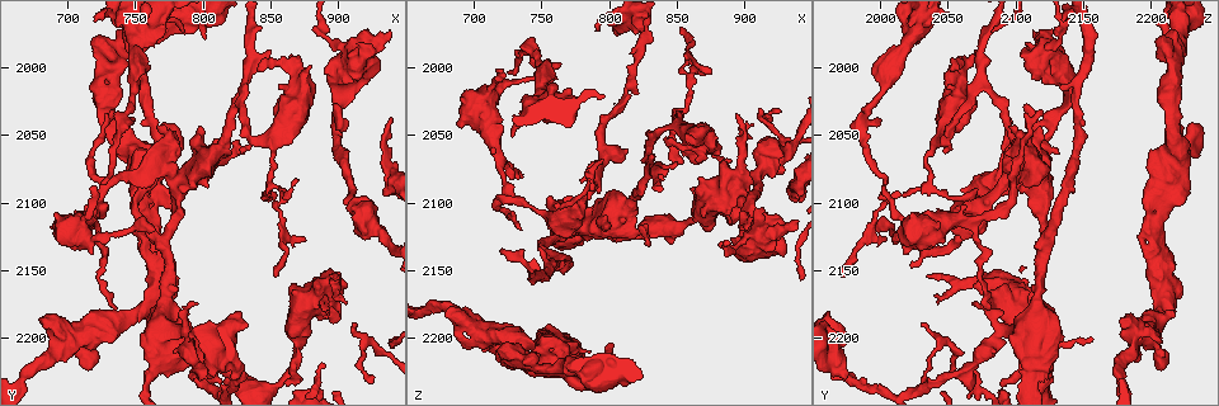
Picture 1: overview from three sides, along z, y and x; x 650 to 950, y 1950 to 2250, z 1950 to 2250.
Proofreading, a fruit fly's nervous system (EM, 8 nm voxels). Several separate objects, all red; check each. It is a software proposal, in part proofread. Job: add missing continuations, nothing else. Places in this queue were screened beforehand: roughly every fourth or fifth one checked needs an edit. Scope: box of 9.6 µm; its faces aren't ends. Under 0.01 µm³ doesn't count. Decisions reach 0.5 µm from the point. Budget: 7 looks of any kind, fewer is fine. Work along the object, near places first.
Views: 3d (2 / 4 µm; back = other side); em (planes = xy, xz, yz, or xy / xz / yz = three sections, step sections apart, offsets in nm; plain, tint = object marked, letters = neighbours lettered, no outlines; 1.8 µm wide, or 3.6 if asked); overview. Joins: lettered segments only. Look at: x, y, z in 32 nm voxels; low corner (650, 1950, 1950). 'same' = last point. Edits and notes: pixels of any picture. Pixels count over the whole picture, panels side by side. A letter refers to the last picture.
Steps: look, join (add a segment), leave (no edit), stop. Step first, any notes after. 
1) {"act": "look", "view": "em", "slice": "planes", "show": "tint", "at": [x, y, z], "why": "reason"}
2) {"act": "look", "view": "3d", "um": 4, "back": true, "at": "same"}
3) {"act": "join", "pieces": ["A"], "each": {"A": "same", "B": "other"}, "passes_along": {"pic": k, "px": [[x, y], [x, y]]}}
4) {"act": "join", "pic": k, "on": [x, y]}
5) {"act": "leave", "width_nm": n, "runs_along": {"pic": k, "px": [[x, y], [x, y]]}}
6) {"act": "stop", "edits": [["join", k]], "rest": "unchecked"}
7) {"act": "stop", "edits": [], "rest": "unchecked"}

{"act": "look", "view": "em", "slice": "planes", "show": "letters", "at": [912, 2100, 2076], "why": "thick turns thin"}

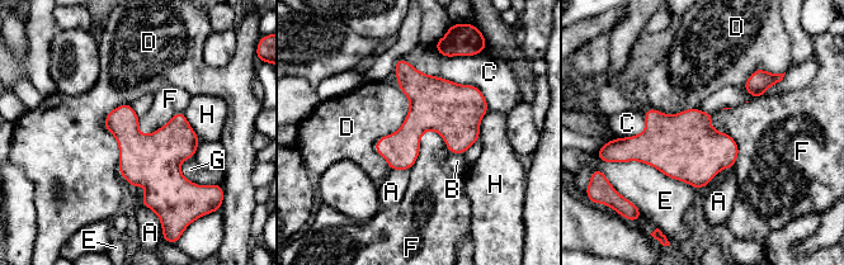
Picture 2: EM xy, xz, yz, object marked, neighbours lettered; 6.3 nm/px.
{"act": "leave", "width_nm": 260, "each": {"A": "other", "B": "other", "C": "other", "D": "other", "E": "other", "F": "other", "G": "other", "H": "other"}, "border": {"pic": 2, "px": [[437, 131], [423, 133], [409, 169]]}, "found": "none of them fits"}

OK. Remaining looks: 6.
{"act": "look", "view": "em", "slice": "xy", "step": 16, "show": "letters", "at": [830, 2062, 2046], "why": "tapers out"}

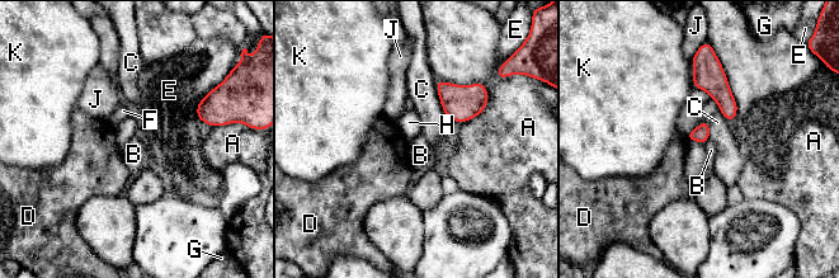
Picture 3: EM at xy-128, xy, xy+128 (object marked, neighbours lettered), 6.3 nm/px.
{"act": "look", "view": "em", "slice": "planes", "show": "letters", "at": "same", "why": "cut it another way"}

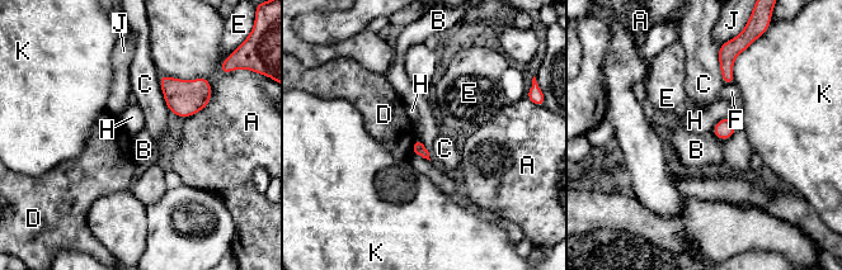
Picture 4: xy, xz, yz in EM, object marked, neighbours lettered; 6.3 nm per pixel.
{"act": "leave", "each": {"A": "other", "B": "other", "C": "other", "D": "other", "E": "other", "F": "other", "H": "other", "J": "other", "K": "other"}, "border": {"pic": 4, "px": [[418, 137], [431, 160]]}, "found": "no lettered segment goes on from it"}

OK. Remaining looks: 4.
{"act": "look", "view": "em", "slice": "planes", "show": "tint", "at": [906, 2172, 2042], "why": "an open end"}

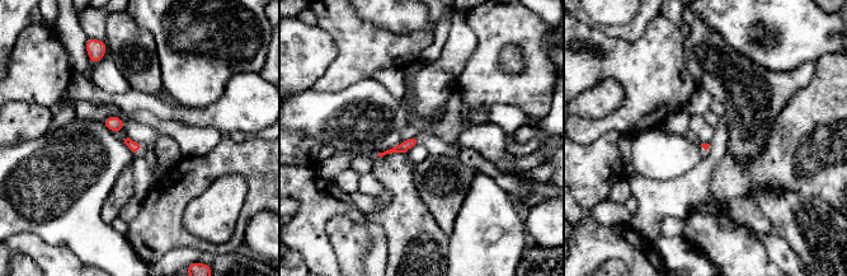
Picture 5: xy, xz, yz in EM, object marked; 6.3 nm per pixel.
{"act": "look", "view": "em", "slice": "planes", "show": "letters", "at": "same", "why": "what lies round it"}

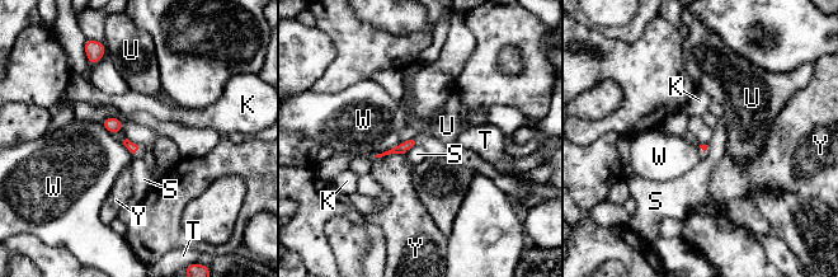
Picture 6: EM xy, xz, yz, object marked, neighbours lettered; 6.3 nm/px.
{"act": "leave", "each": {"K": "other", "S": "other", "T": "other", "U": "other", "W": "other", "Y": "other"}, "border": {"pic": 6, "px": [[414, 144], [404, 153]]}, "found": "no lettered segment goes on from it"}

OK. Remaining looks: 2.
{"act": "stop", "edits": [], "rest": "unchecked"}

